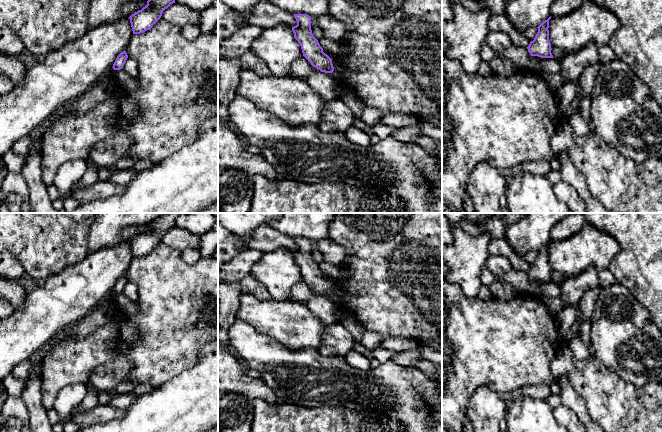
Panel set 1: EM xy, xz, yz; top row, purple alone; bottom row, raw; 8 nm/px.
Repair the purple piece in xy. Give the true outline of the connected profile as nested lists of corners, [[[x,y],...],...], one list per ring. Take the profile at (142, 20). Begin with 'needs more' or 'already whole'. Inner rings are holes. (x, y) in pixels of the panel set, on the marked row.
already whole | [[[148,0],[145,7],[129,17],[133,34],[150,30],[161,18],[163,11],[173,3],[175,0]]]

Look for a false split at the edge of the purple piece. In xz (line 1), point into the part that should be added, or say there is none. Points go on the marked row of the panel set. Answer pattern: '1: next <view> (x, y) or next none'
1: next none

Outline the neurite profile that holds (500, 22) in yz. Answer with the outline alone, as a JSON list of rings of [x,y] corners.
[[[506,14],[492,15],[489,22],[490,31],[500,31],[507,33],[513,46],[517,48],[527,48],[530,44],[524,32],[518,31],[510,22]]]

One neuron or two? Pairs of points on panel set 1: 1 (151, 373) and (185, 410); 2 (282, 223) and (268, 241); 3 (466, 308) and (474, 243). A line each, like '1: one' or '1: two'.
1: two
2: two
3: two

